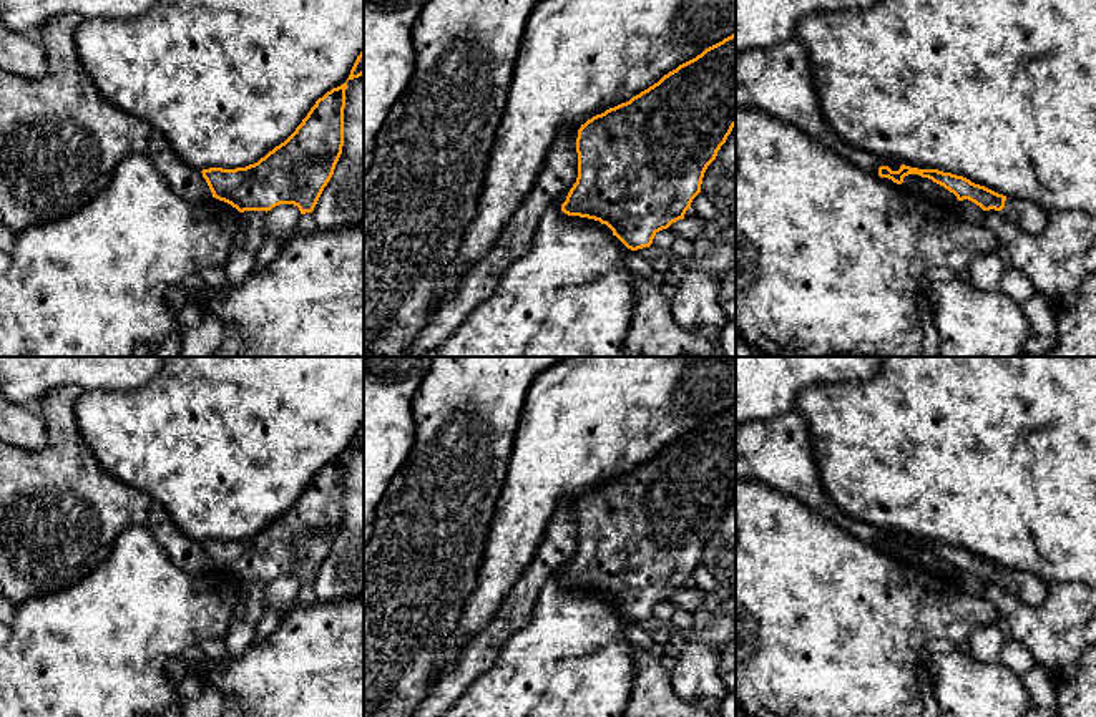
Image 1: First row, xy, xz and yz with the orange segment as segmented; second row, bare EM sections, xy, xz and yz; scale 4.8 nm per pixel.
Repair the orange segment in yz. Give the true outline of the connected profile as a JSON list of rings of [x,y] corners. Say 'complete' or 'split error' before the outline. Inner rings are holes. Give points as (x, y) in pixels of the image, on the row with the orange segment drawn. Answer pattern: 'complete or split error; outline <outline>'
split error; outline [[[902,164],[898,171],[892,171],[888,166],[878,168],[880,178],[888,178],[897,184],[903,183],[908,174],[918,174],[928,178],[933,183],[943,186],[957,196],[958,201],[968,199],[980,206],[983,211],[1000,211],[1006,219],[1015,222],[1021,231],[1028,234],[1038,234],[1046,226],[1046,211],[1033,201],[1021,198],[1006,198],[985,186],[975,184],[963,176],[943,173],[938,169],[918,169]]]

